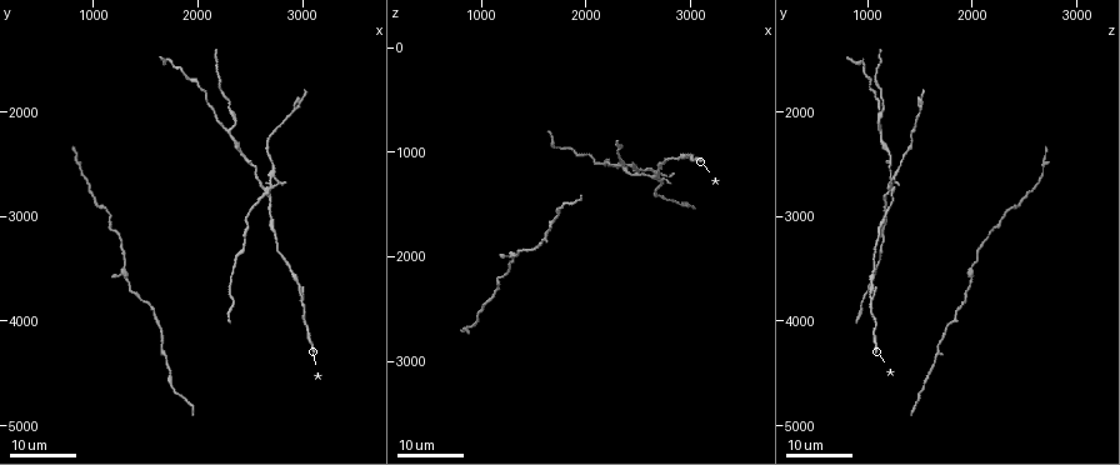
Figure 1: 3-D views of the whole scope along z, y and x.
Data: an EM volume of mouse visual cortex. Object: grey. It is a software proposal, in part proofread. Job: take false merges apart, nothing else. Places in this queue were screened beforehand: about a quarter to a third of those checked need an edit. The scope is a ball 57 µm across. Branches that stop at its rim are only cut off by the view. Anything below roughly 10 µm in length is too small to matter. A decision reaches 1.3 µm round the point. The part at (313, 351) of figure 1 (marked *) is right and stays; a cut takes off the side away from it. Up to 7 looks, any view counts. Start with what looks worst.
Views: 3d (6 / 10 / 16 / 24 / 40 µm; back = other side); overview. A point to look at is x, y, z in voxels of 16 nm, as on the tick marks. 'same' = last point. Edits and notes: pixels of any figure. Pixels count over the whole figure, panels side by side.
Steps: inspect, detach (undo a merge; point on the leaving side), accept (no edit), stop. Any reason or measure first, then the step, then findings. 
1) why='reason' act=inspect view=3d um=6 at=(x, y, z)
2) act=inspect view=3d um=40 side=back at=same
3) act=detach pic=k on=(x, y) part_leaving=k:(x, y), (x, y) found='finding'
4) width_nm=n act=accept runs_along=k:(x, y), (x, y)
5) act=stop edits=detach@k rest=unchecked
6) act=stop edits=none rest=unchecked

why='four or more arms meet' act=inspect view=3d um=24 at=(2660, 2740, 1220)

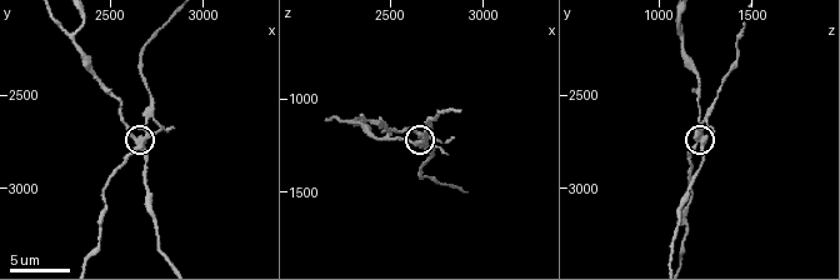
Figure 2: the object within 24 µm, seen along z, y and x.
act=inspect view=3d um=6 at=(2660, 2740, 1220)

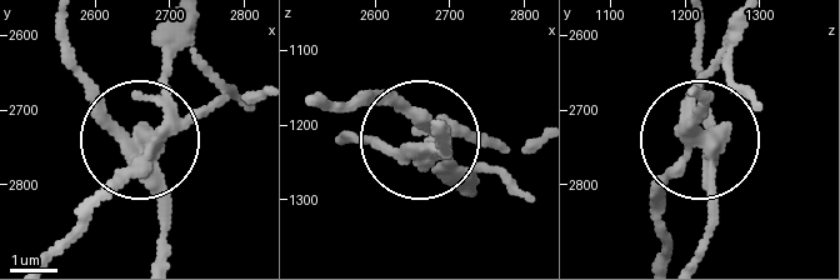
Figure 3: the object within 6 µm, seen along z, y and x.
act=detach pic=3 on=(164, 104) part_leaving=3:(709, 169), (685, 160), (665, 184), (660, 256) found='a second neuron is stuck on'

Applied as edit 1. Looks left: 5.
why='redraw' act=inspect view=overview

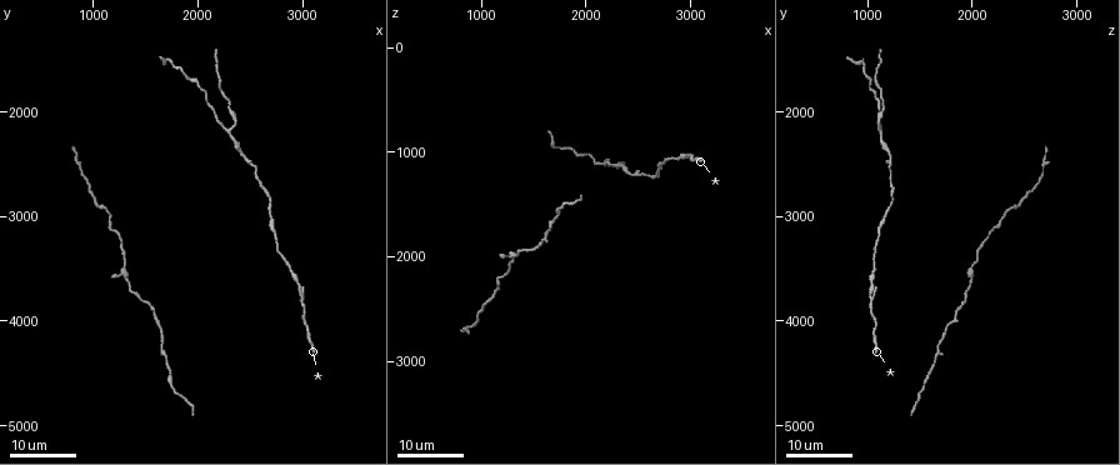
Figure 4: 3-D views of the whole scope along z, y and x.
why='two arms in line, one across' act=inspect view=3d um=16 at=(2280, 2160, 1140)

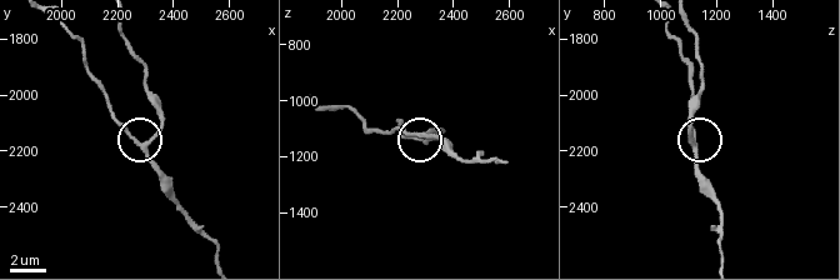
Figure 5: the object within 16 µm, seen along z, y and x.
act=inspect view=3d um=6 at=(2300, 2170, 1120)

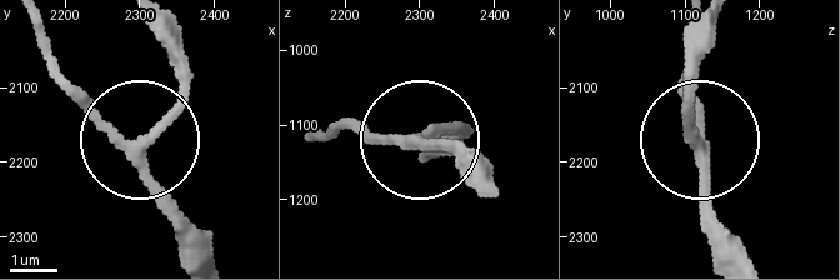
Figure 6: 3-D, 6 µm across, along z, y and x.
width_nm=210 act=accept runs_along=6:(208, 251), (144, 156), (180, 96), (184, 40) found='continuous, no second neuron'

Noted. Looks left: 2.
act=stop edits=detach@3 rest=unchecked

